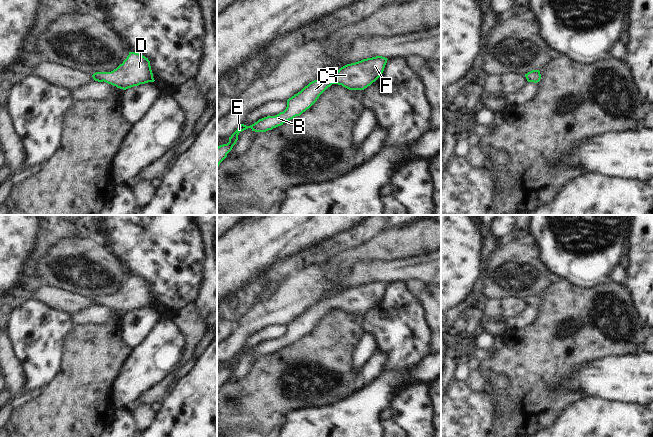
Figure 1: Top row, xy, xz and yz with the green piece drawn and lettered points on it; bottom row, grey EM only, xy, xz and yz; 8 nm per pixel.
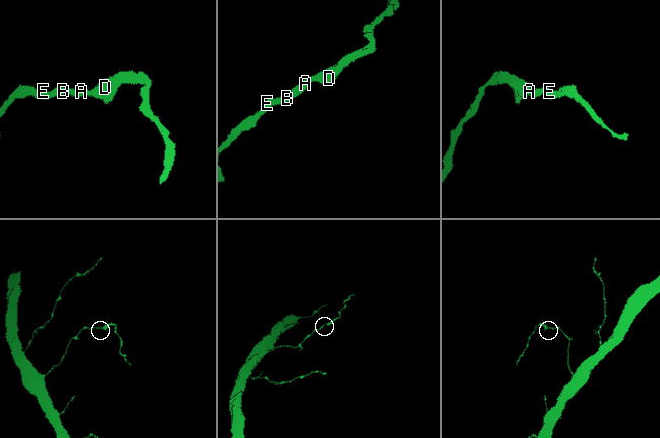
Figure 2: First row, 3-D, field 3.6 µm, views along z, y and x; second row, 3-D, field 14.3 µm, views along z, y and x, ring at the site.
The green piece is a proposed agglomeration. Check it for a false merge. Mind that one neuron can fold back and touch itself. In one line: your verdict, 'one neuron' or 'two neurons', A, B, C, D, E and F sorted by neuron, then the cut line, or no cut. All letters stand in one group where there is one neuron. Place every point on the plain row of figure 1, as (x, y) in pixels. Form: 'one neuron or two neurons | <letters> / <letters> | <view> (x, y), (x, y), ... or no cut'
one neuron | A B C D E F | no cut

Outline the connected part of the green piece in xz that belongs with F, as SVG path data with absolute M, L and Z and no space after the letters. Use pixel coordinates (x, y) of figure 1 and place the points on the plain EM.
M376 280L347 288L334 297L310 306L300 316L287 324L287 331L283 336L259 343L250 350L241 348L229 361L227 368L217 371L217 391L236 368L240 356L248 352L255 356L266 356L283 349L309 333L332 308L342 309L349 314L364 314L382 299L387 284L385 281Z

